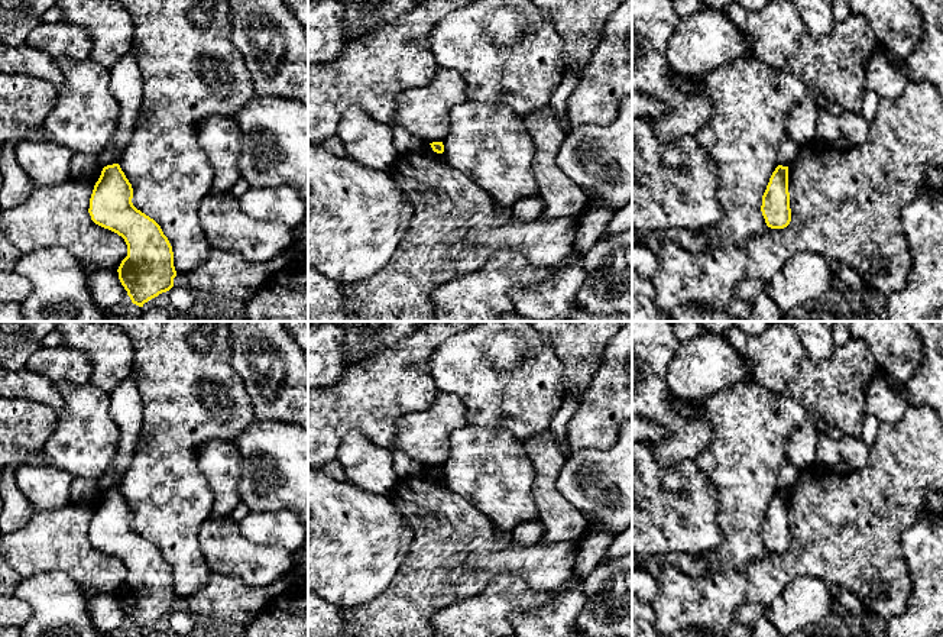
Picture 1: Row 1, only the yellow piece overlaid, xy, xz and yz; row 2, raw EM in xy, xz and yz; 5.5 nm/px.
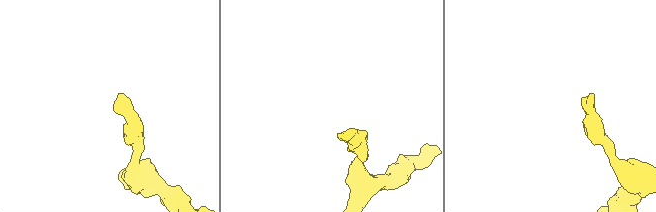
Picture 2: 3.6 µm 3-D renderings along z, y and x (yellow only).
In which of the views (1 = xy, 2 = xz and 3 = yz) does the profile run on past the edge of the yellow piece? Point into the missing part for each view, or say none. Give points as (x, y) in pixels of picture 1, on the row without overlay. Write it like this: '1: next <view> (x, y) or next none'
1: next none
2: next none
3: next none

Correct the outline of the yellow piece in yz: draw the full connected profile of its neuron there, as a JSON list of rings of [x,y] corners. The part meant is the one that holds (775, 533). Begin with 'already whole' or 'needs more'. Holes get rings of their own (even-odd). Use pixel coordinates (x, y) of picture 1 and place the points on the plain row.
already whole; [[[778,489],[772,497],[762,520],[761,536],[771,553],[784,553],[790,549],[788,491]]]

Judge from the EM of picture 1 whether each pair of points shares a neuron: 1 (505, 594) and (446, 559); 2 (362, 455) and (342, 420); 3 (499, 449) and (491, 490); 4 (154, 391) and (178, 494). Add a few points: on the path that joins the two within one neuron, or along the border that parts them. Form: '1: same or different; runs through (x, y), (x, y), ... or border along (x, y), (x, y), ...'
1: different; border along (521, 576), (495, 575), (480, 591), (459, 601)
2: different; border along (381, 446), (360, 433), (350, 432), (334, 458)
3: same; runs through (496, 459), (495, 479)
4: same; runs through (168, 417), (168, 468)

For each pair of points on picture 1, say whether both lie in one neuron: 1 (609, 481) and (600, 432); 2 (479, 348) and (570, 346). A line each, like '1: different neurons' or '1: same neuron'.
1: different neurons
2: different neurons

